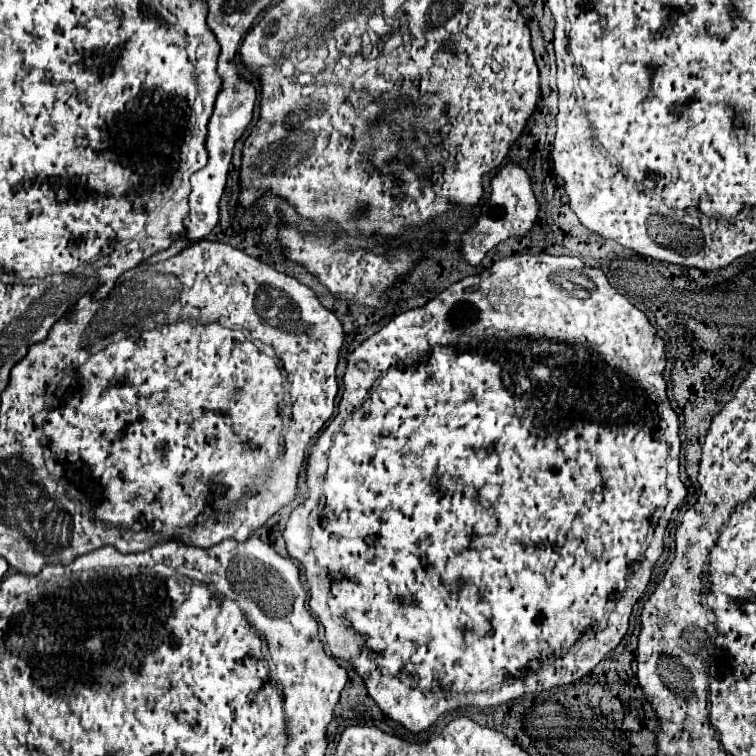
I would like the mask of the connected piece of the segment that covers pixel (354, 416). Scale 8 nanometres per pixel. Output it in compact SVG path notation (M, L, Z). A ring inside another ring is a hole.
M524 253L524 255L510 255L500 261L494 261L492 267L464 277L462 281L450 285L446 291L442 291L438 297L430 299L426 305L400 313L394 317L388 325L384 325L378 333L368 337L362 345L358 345L350 357L348 367L344 373L344 395L340 399L340 411L332 419L332 423L326 427L326 431L318 437L314 447L310 449L310 463L308 463L308 487L310 497L298 505L286 523L284 539L286 539L286 551L292 559L296 559L304 571L304 577L310 585L310 609L318 615L326 629L326 641L330 645L330 651L334 657L344 659L354 665L358 675L364 679L368 695L378 703L378 707L390 715L392 719L400 721L408 731L420 733L430 727L424 727L424 723L432 723L432 719L438 719L440 711L450 711L456 707L466 705L478 705L478 707L492 707L500 705L512 699L518 699L526 693L536 693L544 689L552 689L558 685L568 685L572 681L582 679L588 675L624 637L628 631L628 617L632 613L634 603L642 597L650 573L654 567L654 561L662 553L662 539L664 531L668 527L670 515L676 509L676 505L686 497L686 487L678 477L678 453L681 449L681 440L678 439L678 415L670 407L670 401L666 397L666 381L662 379L662 371L666 367L666 355L664 355L664 341L648 321L648 317L636 309L632 303L628 303L606 279L606 275L600 269L586 267L578 257L556 257L548 253ZM370 609L370 623L360 621L360 613L368 615Z

